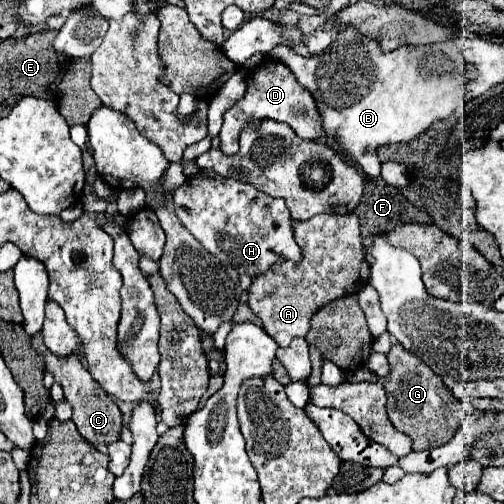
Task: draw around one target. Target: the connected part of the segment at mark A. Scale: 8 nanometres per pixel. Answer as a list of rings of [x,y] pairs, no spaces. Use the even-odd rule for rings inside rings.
[[[318,214],[306,222],[292,222],[296,242],[304,252],[302,262],[284,260],[268,274],[256,276],[250,286],[248,304],[262,318],[262,328],[278,342],[288,346],[292,338],[306,336],[312,314],[324,304],[360,292],[368,284],[370,266],[360,246],[360,224],[356,214]]]

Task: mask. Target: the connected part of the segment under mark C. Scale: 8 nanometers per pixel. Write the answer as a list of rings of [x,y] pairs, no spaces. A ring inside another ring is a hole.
[[[36,332],[32,338],[32,350],[36,350],[38,356],[44,358],[44,370],[54,376],[54,382],[64,388],[64,398],[72,406],[72,420],[78,428],[78,432],[92,444],[110,444],[118,440],[118,432],[122,426],[122,414],[114,400],[100,388],[100,384],[90,376],[90,372],[80,364],[78,356],[70,354],[68,358],[54,356],[46,346],[44,338],[40,338],[40,332]]]

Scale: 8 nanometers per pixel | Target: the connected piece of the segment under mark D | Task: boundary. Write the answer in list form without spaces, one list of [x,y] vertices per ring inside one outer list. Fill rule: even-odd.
[[[264,60],[264,64],[260,64],[256,70],[246,74],[248,80],[248,92],[246,96],[236,102],[226,114],[224,114],[224,124],[222,130],[218,134],[220,138],[220,150],[228,156],[238,152],[238,138],[240,138],[240,128],[244,124],[248,124],[252,118],[274,118],[280,122],[286,122],[300,138],[308,138],[308,140],[318,140],[324,138],[322,132],[322,120],[316,114],[316,104],[314,98],[308,90],[304,90],[296,78],[292,76],[292,72],[274,60]]]

